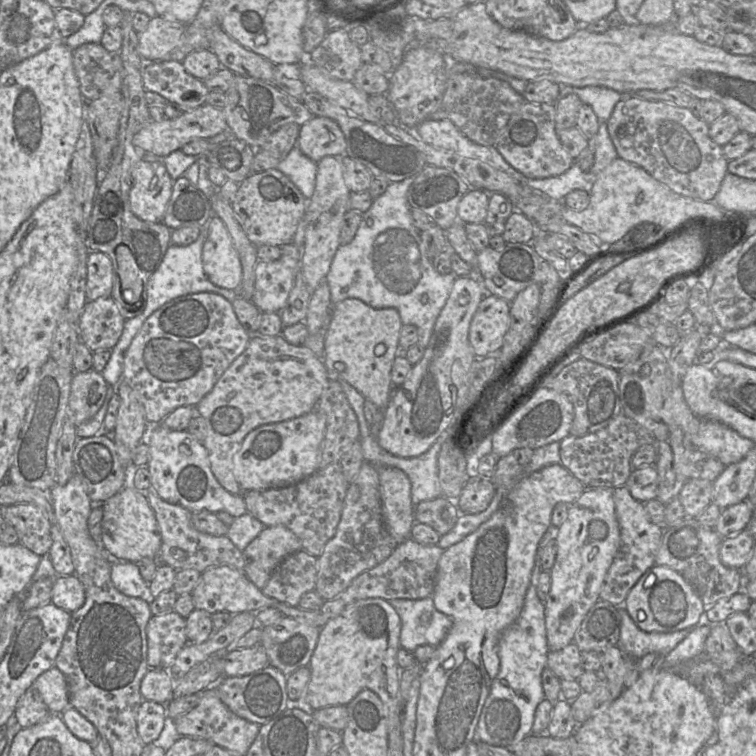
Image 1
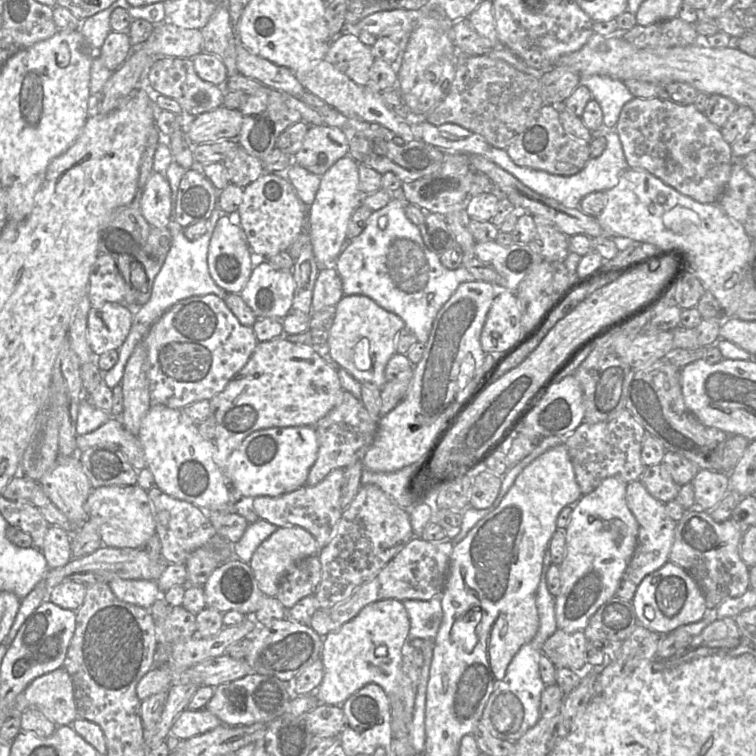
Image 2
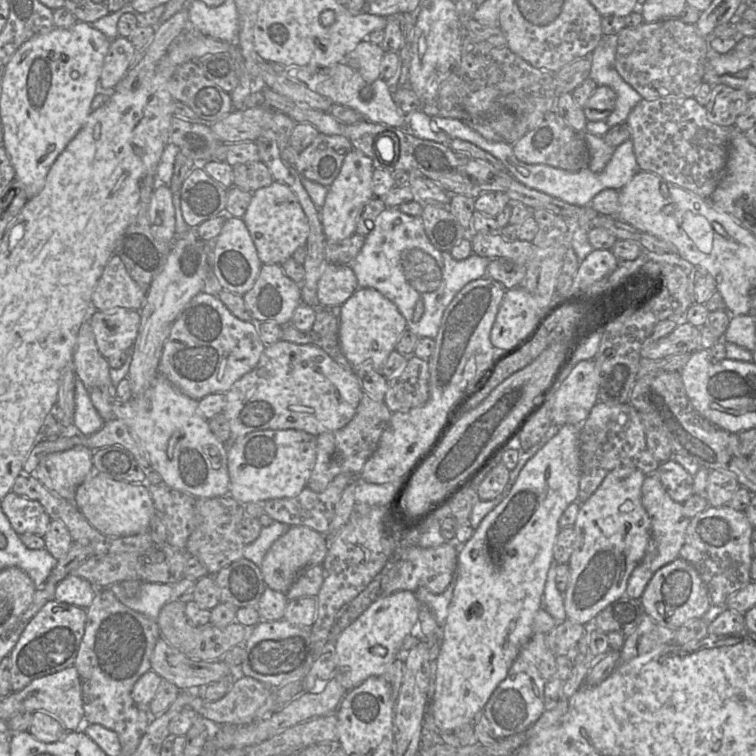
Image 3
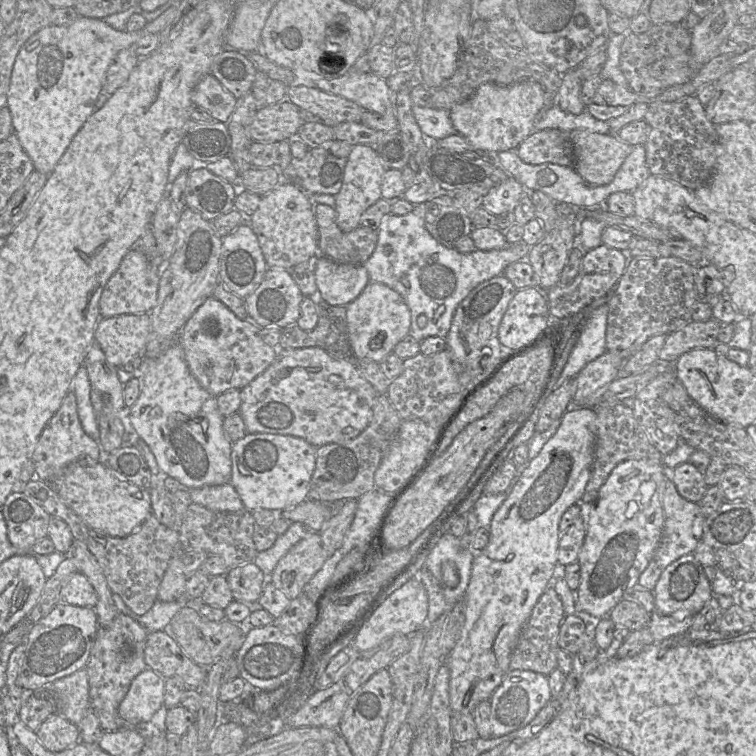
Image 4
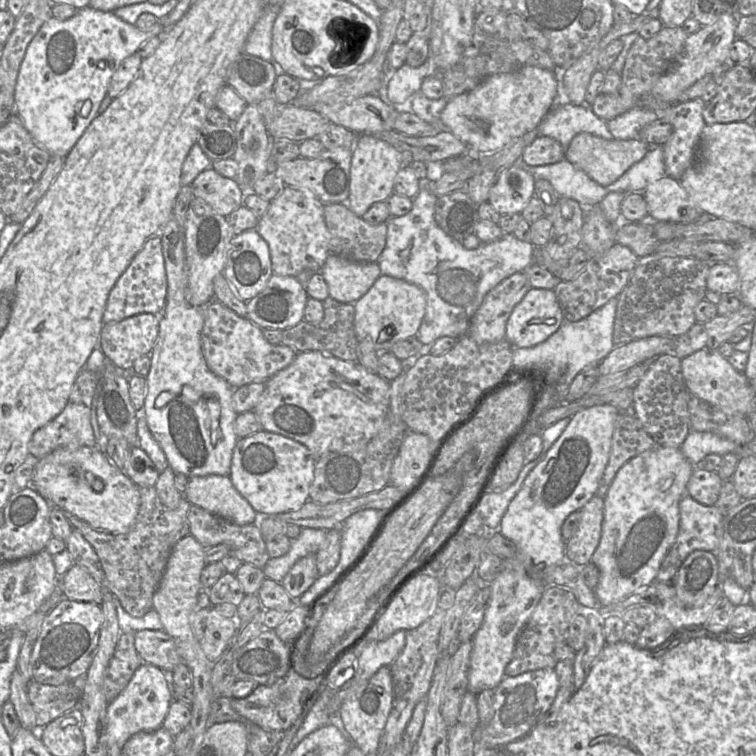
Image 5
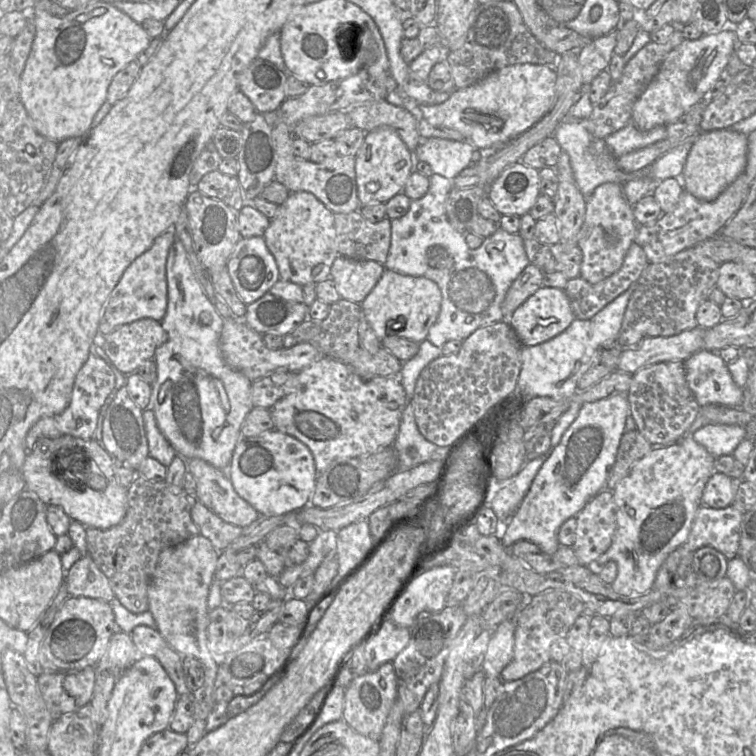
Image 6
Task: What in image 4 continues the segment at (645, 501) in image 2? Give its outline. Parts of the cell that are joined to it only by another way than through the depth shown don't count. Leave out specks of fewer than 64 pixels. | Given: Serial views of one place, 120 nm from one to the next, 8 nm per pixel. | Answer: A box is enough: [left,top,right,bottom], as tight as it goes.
[638,477,706,591]

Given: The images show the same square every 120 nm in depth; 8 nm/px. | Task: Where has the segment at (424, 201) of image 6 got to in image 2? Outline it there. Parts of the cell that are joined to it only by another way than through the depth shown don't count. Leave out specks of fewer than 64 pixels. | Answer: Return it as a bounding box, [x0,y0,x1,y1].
[333,188,474,343]

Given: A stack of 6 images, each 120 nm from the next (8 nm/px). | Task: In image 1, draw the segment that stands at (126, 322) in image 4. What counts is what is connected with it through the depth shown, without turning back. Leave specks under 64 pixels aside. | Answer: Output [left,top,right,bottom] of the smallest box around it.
[78,297,125,352]

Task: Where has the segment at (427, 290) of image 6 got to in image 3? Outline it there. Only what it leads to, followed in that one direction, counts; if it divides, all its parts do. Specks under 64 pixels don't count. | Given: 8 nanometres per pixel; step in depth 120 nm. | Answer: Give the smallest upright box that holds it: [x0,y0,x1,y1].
[339,288,407,370]

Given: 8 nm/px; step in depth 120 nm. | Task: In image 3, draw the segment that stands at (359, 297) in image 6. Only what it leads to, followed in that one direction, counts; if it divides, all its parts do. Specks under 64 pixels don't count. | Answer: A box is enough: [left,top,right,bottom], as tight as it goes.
[317,263,359,306]

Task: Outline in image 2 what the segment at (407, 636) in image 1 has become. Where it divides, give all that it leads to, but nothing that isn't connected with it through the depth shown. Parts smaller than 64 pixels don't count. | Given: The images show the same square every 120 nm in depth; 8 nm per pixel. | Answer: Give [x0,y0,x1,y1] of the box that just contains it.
[402,595,443,640]

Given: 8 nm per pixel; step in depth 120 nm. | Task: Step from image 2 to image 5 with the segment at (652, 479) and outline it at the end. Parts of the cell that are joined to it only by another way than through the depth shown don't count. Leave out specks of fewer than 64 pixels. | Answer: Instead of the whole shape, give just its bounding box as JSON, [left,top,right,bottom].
[687,466,723,506]

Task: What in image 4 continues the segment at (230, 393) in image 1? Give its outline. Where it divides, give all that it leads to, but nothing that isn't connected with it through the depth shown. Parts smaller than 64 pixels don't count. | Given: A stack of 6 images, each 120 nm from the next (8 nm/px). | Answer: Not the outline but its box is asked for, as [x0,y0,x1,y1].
[239,347,378,448]

